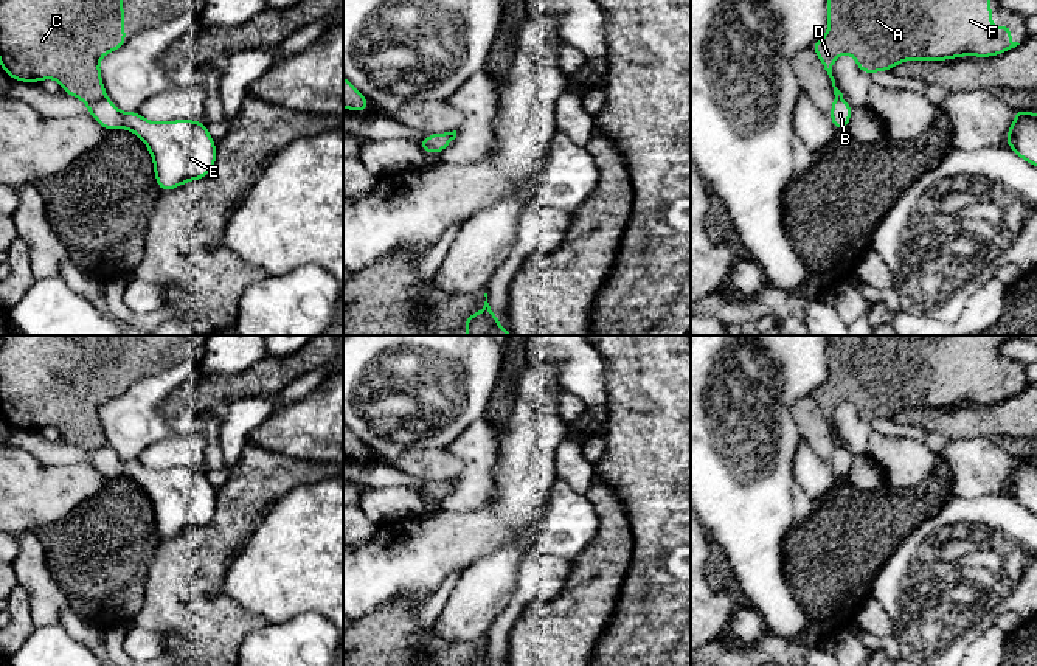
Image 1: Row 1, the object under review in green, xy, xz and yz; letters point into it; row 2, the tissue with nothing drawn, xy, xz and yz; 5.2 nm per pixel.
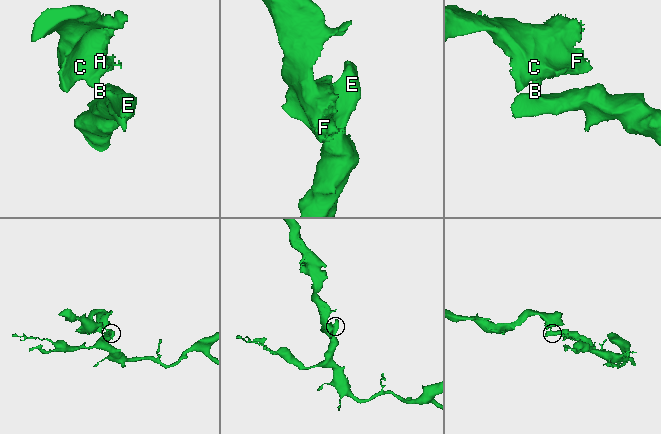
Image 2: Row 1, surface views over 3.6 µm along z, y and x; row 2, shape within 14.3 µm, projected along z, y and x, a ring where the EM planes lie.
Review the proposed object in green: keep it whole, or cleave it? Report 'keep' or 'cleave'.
cleave

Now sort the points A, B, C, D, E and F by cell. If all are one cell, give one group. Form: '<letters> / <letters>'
A C D F / B E

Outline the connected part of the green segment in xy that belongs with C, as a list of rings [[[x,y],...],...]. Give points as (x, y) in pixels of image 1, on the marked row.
[[[0,0],[0,67],[12,81],[56,79],[85,104],[104,99],[99,59],[126,43],[120,0]]]

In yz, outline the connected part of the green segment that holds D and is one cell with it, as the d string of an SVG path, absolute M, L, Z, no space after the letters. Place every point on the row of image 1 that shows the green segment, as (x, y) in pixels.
M827 0L827 33L812 45L827 71L835 98L843 93L835 87L834 62L840 54L851 54L860 71L888 71L905 61L945 61L961 56L990 57L1020 45L1011 40L1011 25L1006 22L998 31L992 28L992 6L986 0Z

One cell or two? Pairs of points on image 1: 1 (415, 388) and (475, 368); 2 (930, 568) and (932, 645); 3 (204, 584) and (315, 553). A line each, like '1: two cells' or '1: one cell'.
1: one cell
2: one cell
3: two cells

